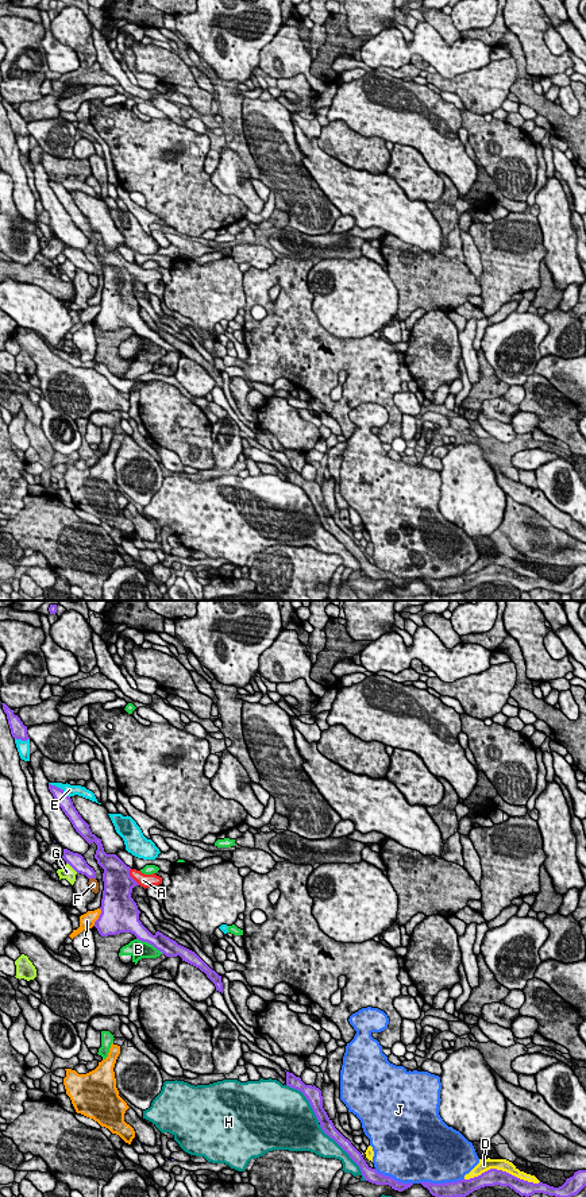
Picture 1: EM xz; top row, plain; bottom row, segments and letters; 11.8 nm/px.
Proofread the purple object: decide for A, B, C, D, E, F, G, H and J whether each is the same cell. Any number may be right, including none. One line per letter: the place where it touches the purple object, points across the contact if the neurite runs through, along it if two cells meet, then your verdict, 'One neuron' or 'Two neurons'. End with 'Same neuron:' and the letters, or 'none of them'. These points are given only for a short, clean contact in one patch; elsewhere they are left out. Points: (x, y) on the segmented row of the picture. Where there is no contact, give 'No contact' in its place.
A: Touches purple at xz (130, 876). Path across: xz (118, 884), (130, 876), (143, 880). One neuron
B: Touches purple at xz (150, 943). Two neurons
C: Touches purple at xz (99, 916). Two neurons
D: Touches purple at xz (501, 1170). Two neurons
E: Touches purple at xz (60, 788). Two neurons
F: Touches purple at xz (92, 877). Two neurons
G: Touches purple at xz (72, 867). Boundary: xz (66, 863), (77, 872). Two neurons
H: Touches purple at xz (346, 1151). Two neurons
J: Touches purple at xz (440, 1184). Two neurons
Same neuron: A

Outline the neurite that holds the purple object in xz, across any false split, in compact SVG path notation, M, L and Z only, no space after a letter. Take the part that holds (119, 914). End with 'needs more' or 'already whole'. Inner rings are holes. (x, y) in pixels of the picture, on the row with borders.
M49 784L49 789L62 808L65 815L72 822L76 831L90 845L95 842L97 850L95 858L104 869L103 881L104 891L101 899L101 914L95 922L101 937L116 935L120 932L131 932L136 939L153 945L166 957L180 955L182 961L198 968L215 984L216 991L223 993L221 976L212 970L194 951L178 945L176 941L157 931L154 935L139 920L140 911L131 897L132 888L136 885L144 889L151 885L162 884L162 877L144 874L140 870L127 866L116 854L104 852L101 839L97 838L89 829L89 825L81 818L72 799L63 789Z; needs more

